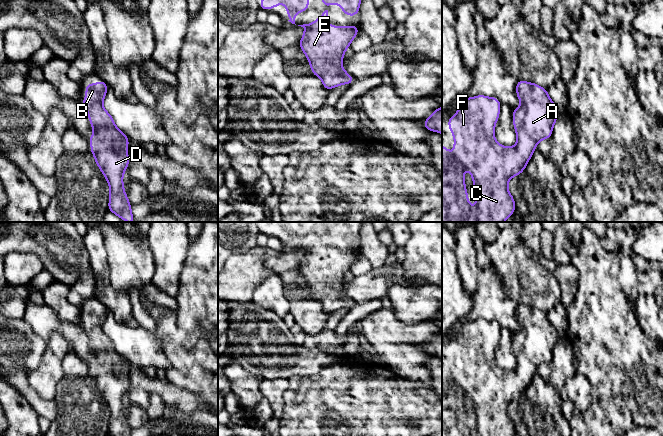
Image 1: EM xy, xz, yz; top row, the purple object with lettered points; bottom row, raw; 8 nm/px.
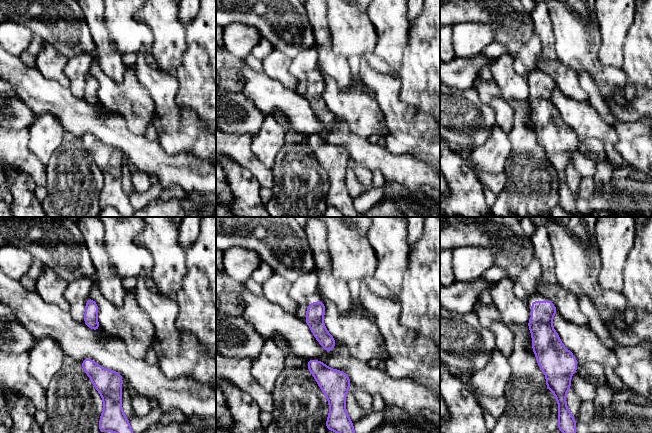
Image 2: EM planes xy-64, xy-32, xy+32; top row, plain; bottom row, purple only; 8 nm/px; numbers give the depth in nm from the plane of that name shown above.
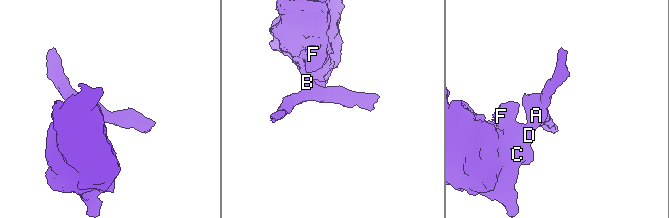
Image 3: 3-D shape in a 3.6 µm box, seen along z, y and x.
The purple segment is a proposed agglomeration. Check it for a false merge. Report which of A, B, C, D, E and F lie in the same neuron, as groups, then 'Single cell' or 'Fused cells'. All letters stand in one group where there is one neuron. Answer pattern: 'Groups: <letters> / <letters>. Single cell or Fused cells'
Groups: A B C D E F. Single cell

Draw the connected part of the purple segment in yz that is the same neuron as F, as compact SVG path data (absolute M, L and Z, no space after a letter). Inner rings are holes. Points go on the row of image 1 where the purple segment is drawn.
M525 80L517 81L516 94L521 106L513 110L513 125L517 143L514 147L500 145L494 137L494 129L500 114L500 101L495 97L486 97L482 94L462 100L460 109L447 121L450 132L454 135L454 154L442 145L442 222L504 222L516 208L513 196L508 191L508 181L525 170L527 162L540 140L552 137L552 129L559 112L543 87ZM468 168L476 191L476 207L471 208L466 186L464 183L464 169Z

